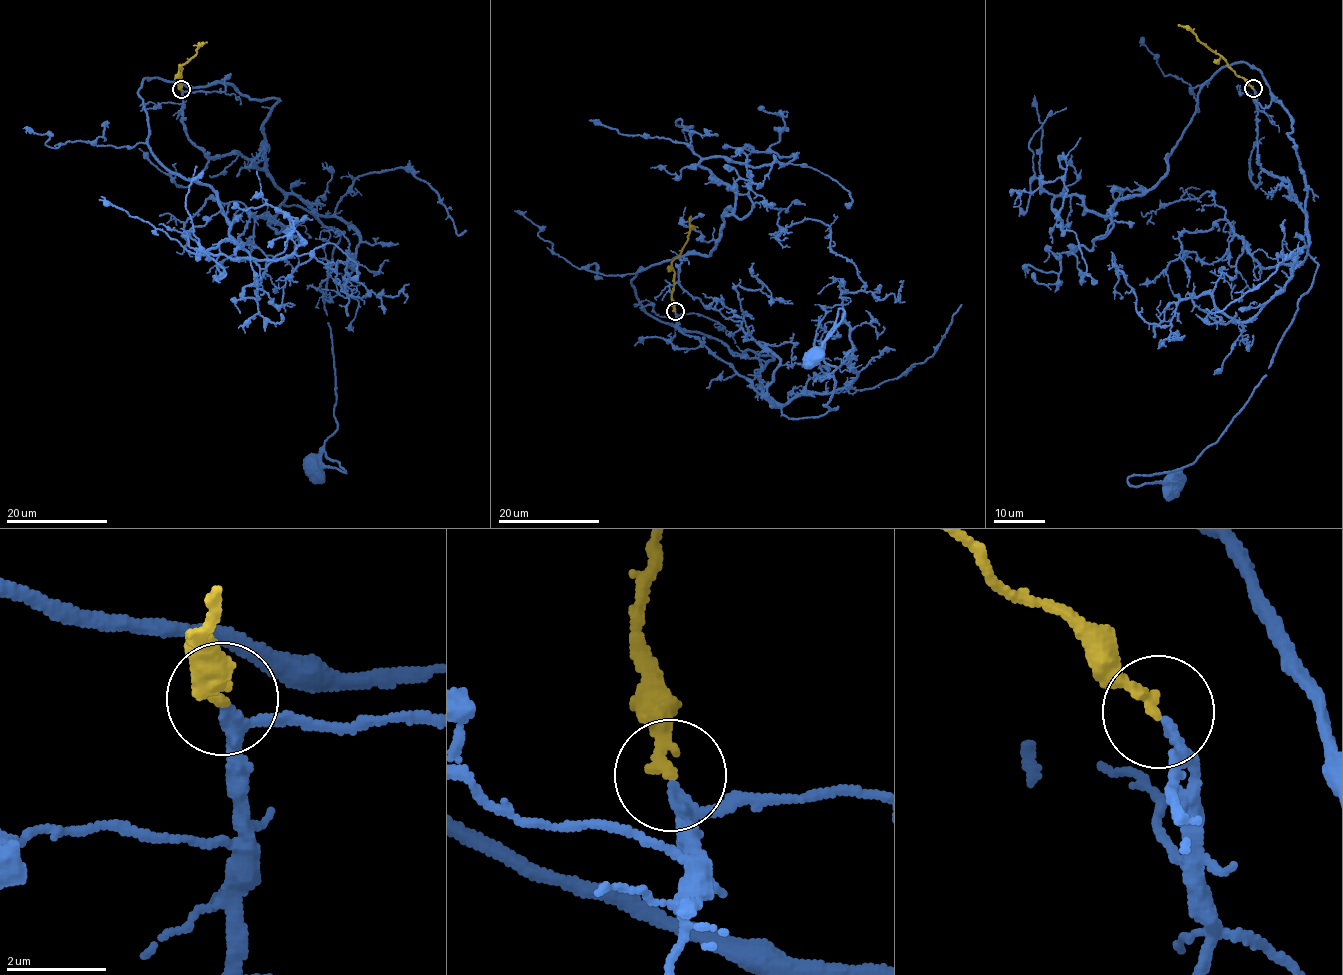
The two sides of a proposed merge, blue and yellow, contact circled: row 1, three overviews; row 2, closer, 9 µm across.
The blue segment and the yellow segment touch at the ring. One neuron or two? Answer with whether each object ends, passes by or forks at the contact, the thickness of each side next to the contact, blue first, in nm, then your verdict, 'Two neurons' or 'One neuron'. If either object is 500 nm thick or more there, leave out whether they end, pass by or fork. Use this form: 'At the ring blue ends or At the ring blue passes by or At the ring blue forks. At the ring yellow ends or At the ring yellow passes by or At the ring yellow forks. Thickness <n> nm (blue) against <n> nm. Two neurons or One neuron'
At the ring blue passes by. At the ring yellow ends. Thickness 170 nm (blue) against 220 nm. One neuron

